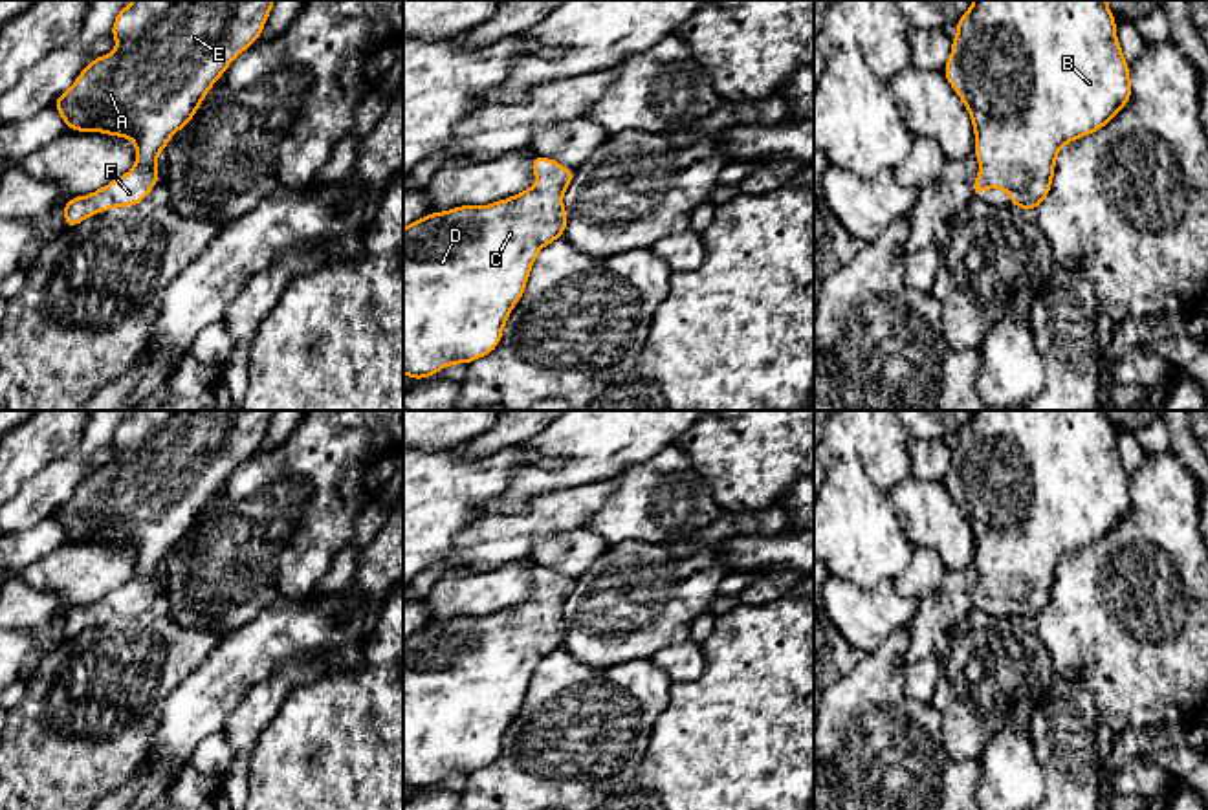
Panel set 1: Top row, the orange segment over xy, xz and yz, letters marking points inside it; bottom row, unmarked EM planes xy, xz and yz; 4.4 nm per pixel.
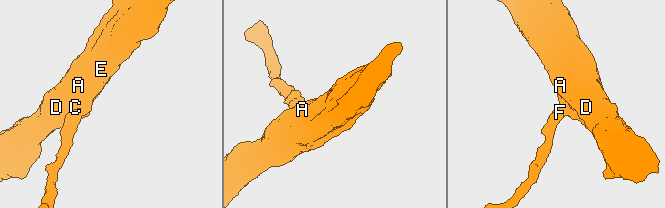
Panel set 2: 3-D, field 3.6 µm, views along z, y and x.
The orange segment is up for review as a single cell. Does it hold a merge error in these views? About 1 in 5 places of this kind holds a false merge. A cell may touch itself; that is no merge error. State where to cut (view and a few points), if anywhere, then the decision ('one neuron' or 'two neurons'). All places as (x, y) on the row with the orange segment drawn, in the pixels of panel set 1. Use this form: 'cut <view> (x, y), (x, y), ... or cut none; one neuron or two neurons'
cut none; one neuron

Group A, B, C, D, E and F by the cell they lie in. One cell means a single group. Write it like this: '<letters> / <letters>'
A B C D E F

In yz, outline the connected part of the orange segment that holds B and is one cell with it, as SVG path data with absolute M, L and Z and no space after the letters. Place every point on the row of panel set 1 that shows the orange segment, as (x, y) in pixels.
M973 0L955 24L942 71L972 117L981 169L973 196L983 198L990 185L1006 191L1010 205L1036 211L1050 192L1060 148L1104 128L1129 103L1129 64L1116 38L1116 20L1107 0Z

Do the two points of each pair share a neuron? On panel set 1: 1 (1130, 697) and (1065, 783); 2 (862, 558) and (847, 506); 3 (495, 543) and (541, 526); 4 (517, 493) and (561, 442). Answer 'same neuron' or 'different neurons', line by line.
1: different neurons
2: same neuron
3: same neuron
4: same neuron

